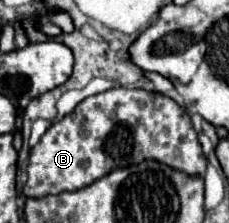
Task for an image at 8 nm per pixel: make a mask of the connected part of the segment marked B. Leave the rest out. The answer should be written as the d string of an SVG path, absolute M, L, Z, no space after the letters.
M113 88L103 94L95 94L85 98L77 104L77 108L67 114L65 118L51 124L51 128L41 136L41 140L31 148L29 164L27 164L27 184L23 188L25 196L31 198L43 198L49 194L61 194L61 192L73 192L79 188L85 188L93 184L95 180L103 178L105 174L125 168L131 164L139 164L147 158L165 162L167 166L185 172L187 176L205 176L207 160L201 152L201 144L197 140L197 132L191 124L191 118L181 106L157 92L149 90L127 90L127 88Z

